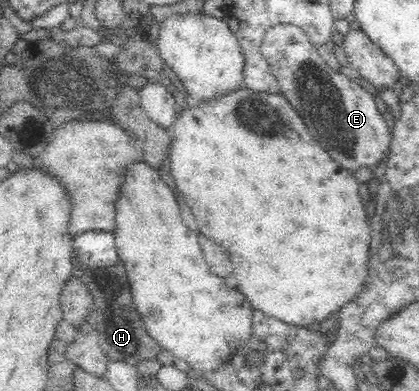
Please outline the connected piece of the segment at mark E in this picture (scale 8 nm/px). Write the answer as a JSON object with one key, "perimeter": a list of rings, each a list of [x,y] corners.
{"perimeter":[[[274,23],[264,32],[260,43],[261,56],[268,63],[270,72],[279,86],[279,93],[292,105],[302,117],[308,132],[314,140],[330,154],[346,170],[374,170],[382,164],[391,152],[393,129],[390,120],[384,119],[374,103],[374,97],[367,92],[358,81],[336,71],[320,56],[318,49],[312,44],[309,36],[292,23]]]}

